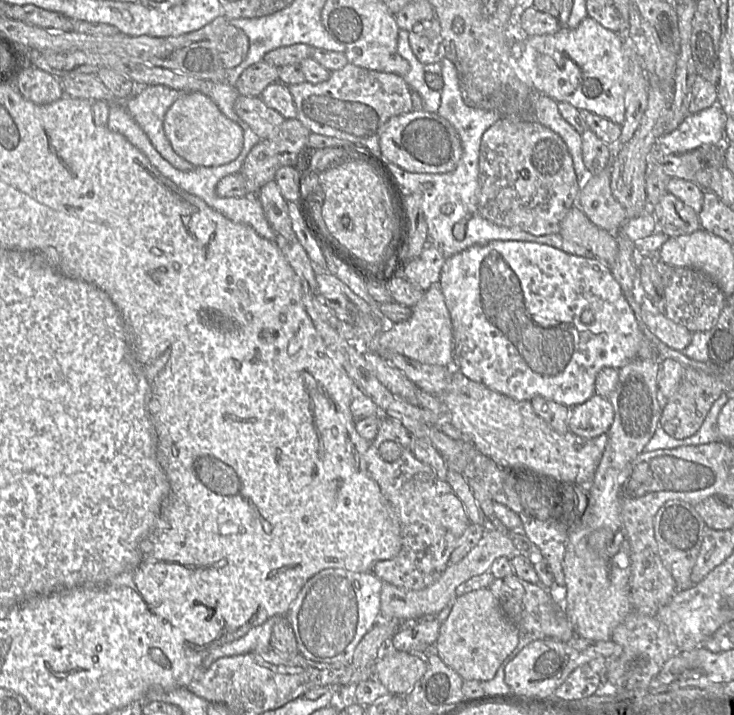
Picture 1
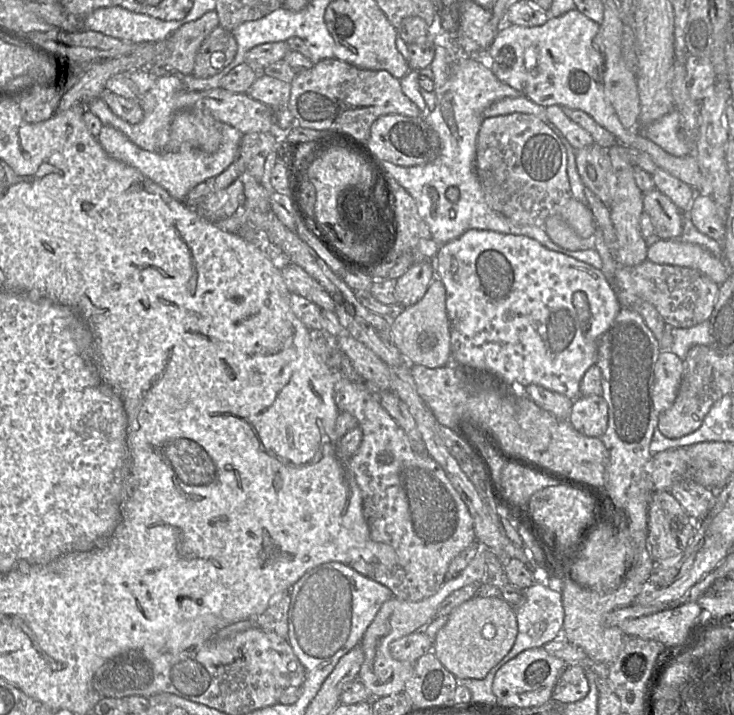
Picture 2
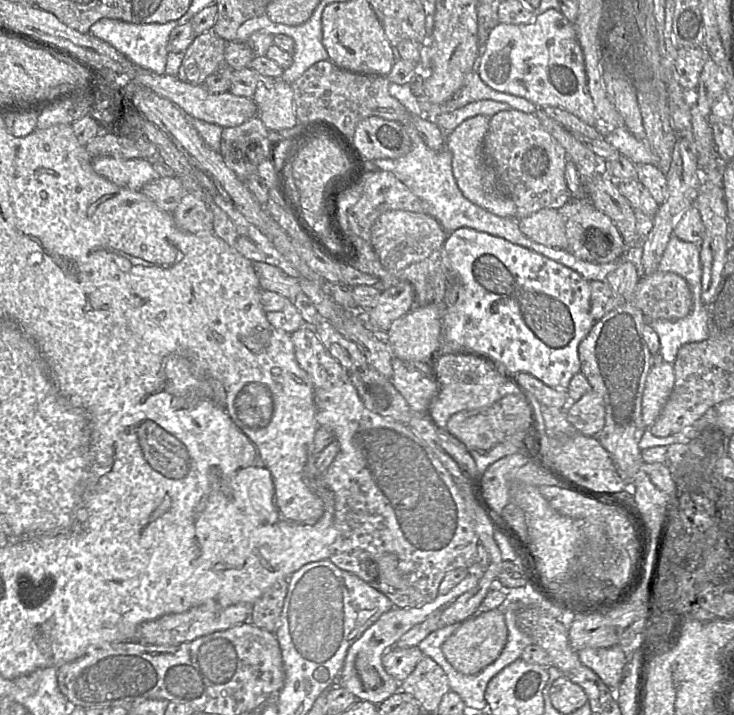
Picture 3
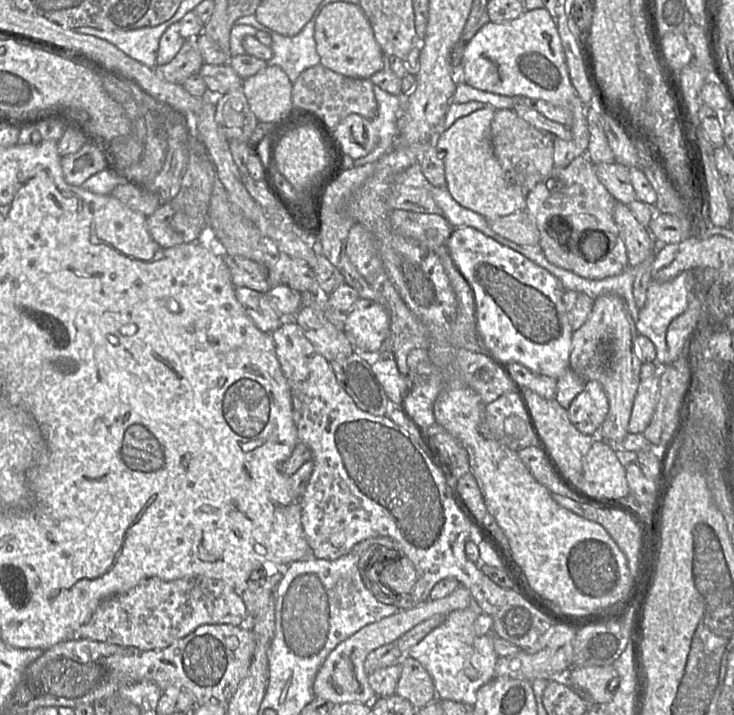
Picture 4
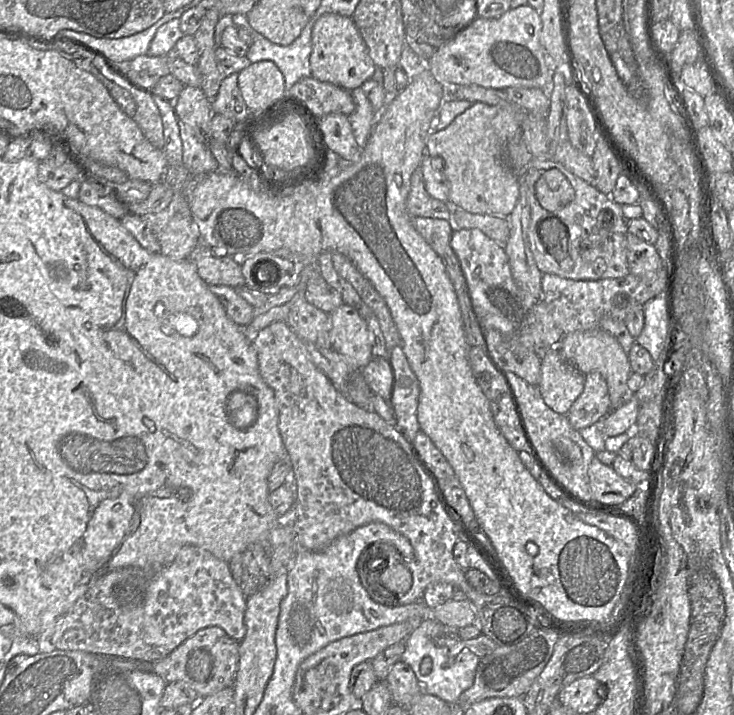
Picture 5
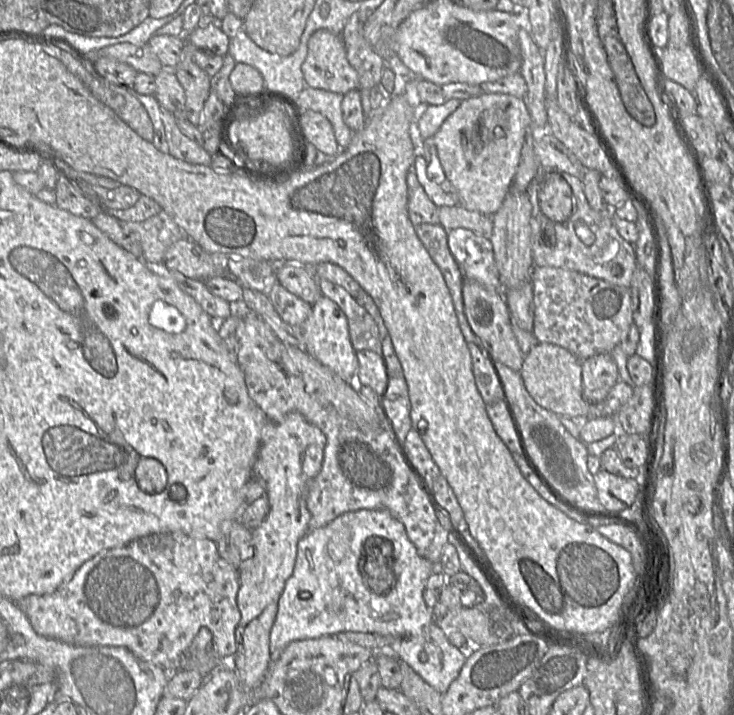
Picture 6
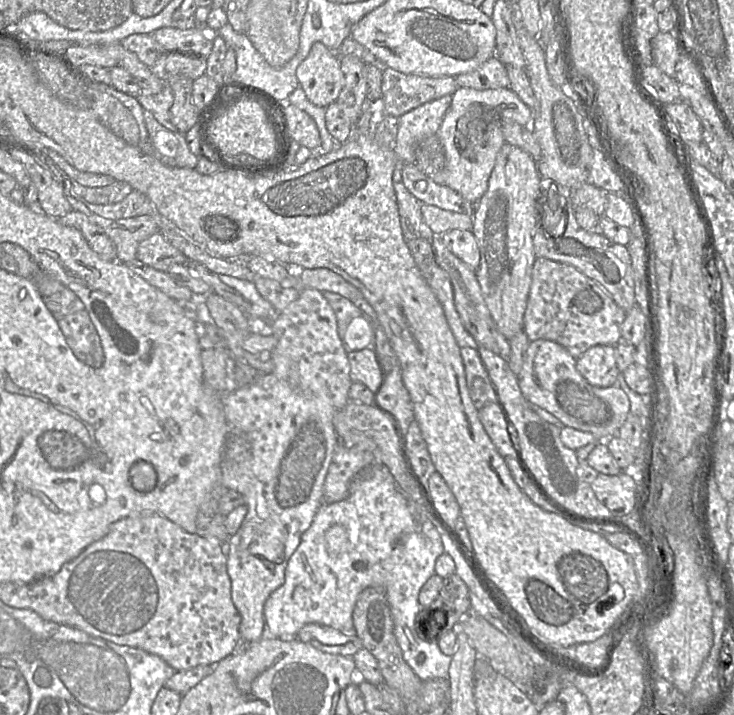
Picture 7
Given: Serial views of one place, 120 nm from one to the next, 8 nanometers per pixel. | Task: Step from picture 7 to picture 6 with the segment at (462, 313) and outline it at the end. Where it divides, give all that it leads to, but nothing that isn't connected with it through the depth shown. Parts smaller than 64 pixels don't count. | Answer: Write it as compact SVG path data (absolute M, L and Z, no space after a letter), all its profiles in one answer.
M464 278L462 296L464 313L469 326L489 357L515 372L520 372L525 355L513 332L503 292L488 289L474 280Z

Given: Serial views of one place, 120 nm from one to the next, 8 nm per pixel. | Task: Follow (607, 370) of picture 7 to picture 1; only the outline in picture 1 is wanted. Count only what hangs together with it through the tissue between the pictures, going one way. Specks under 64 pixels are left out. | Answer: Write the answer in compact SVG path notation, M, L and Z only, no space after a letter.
M594 394L582 404L570 408L569 431L587 438L606 435L614 419L614 409L608 398Z

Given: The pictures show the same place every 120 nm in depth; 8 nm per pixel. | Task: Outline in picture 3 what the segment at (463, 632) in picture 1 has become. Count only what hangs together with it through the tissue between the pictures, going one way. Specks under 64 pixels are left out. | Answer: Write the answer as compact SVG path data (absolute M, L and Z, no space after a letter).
M502 608L492 609L472 616L461 622L459 628L442 644L442 651L447 661L455 670L465 675L475 675L494 662L502 652L507 642L508 630Z

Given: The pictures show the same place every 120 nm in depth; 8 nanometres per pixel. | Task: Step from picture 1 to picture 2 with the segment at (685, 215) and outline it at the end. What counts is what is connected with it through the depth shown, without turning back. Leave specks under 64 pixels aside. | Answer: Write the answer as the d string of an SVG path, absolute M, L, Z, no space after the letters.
M653 189L643 194L643 210L648 213L654 233L660 239L679 239L683 230L684 212L669 197Z

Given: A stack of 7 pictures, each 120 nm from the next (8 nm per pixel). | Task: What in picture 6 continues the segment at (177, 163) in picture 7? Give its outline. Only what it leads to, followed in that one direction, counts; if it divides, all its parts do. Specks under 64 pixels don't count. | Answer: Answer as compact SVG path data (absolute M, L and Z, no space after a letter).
M154 95L134 96L145 107L153 124L153 145L161 152L190 164L210 166L212 155L185 136L178 128L173 113L162 108Z

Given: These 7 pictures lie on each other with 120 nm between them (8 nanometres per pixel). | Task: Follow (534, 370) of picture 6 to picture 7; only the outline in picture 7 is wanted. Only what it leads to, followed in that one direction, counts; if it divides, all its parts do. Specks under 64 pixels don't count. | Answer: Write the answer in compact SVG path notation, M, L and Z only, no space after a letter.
M539 339L529 343L518 384L531 404L545 409L564 426L589 432L596 439L618 437L630 412L629 398L621 388L600 388L588 383L577 371L576 359L562 345L551 340Z

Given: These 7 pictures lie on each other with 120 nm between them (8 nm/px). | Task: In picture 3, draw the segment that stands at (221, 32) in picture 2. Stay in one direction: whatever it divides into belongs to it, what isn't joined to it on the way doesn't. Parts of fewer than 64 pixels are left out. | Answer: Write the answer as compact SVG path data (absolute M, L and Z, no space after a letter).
M212 30L197 35L183 54L177 78L189 84L203 84L205 79L225 66L226 41Z

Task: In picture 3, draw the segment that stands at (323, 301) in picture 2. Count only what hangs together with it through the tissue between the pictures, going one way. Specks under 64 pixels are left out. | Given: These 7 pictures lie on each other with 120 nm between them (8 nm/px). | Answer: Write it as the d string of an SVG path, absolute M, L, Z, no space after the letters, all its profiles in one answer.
M253 262L253 266L262 291L272 291L289 299L302 292L298 280L280 268L263 262Z

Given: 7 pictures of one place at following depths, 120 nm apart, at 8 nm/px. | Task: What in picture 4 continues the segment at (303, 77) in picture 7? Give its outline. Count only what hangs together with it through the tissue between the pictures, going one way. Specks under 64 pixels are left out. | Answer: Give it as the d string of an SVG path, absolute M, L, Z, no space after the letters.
M333 2L326 5L316 18L314 38L320 64L336 73L370 79L375 73L384 69L385 55L359 4Z

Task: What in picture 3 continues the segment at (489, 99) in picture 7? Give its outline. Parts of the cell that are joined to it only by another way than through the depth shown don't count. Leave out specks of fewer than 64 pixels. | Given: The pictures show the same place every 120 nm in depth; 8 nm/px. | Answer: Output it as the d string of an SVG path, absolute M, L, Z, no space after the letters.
M484 115L468 118L446 135L445 147L452 154L452 173L458 188L470 202L497 216L516 218L514 202L499 187L484 157L483 143L488 119Z

